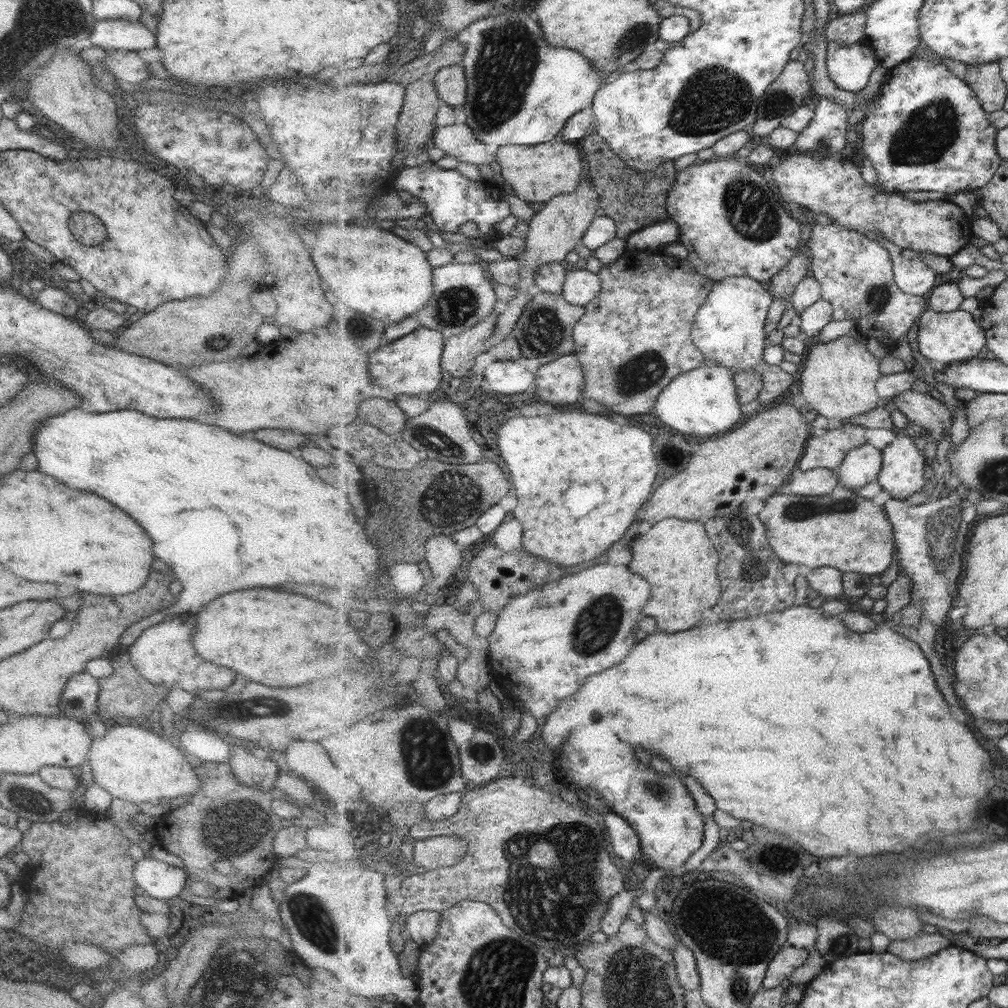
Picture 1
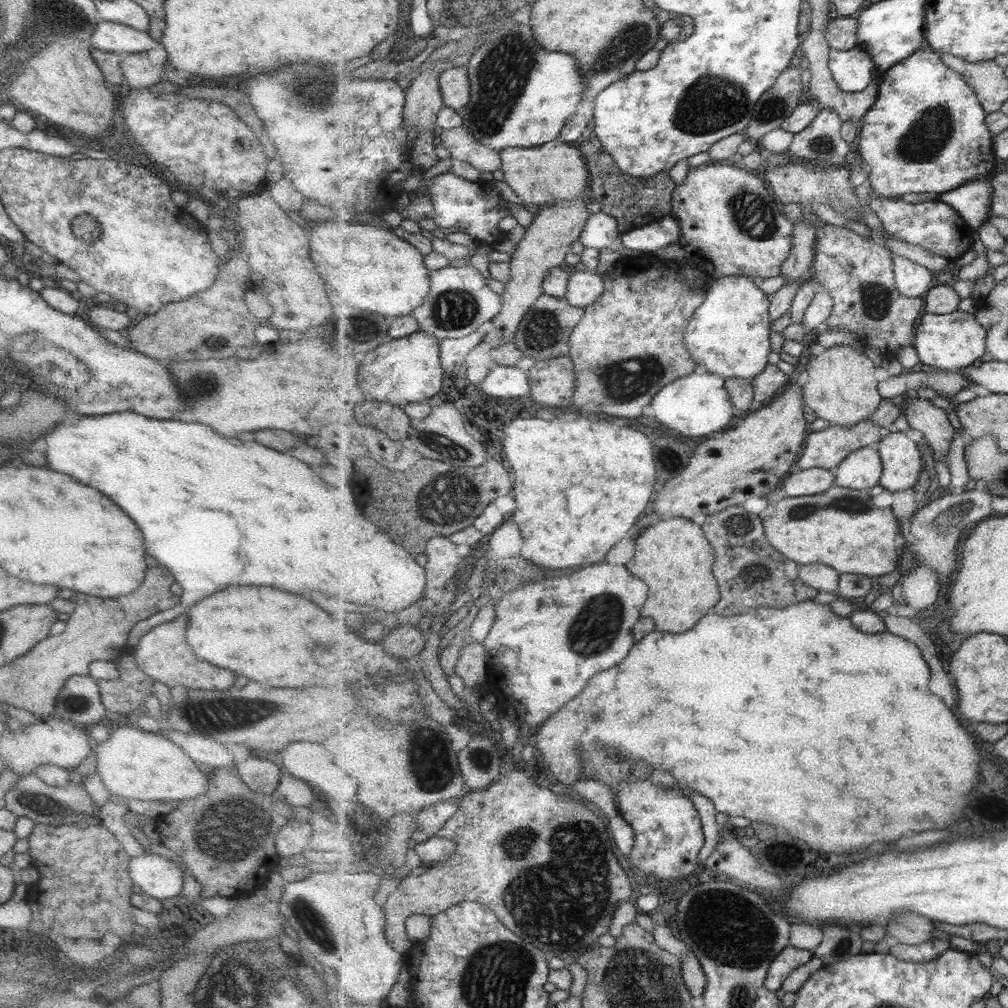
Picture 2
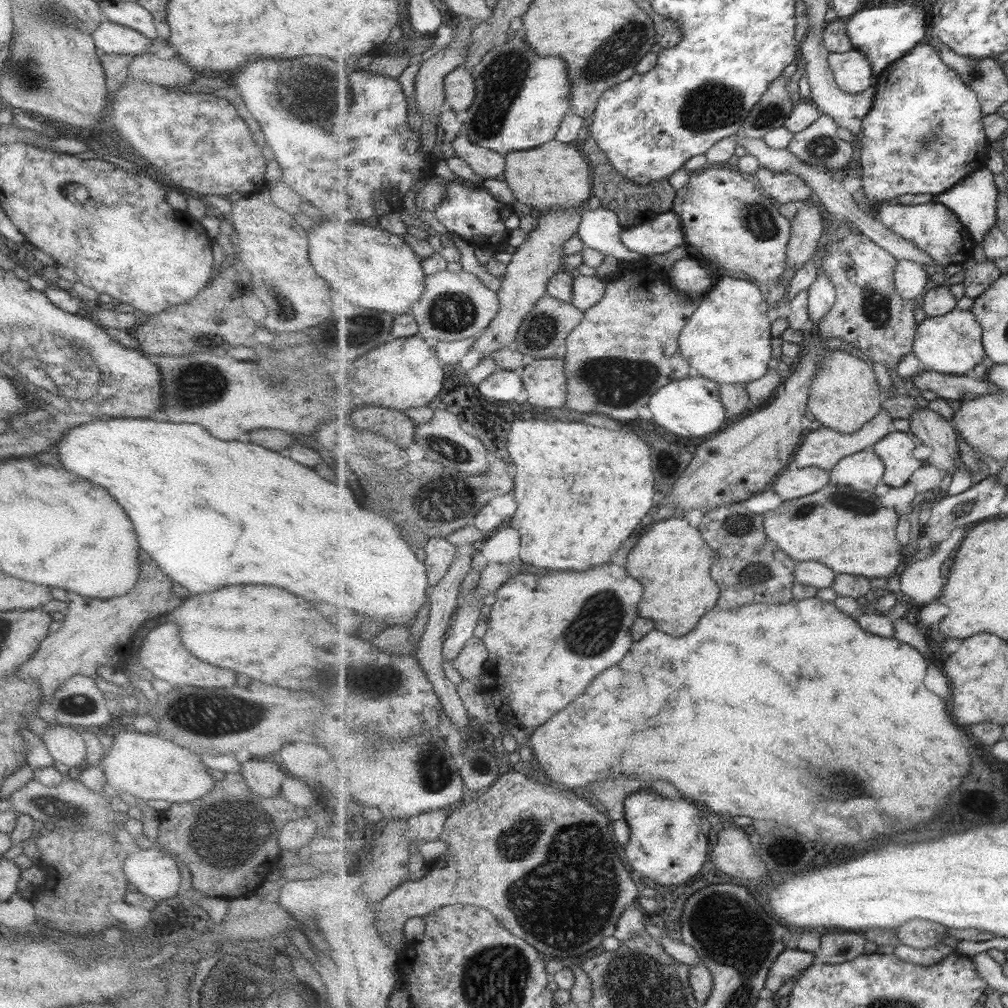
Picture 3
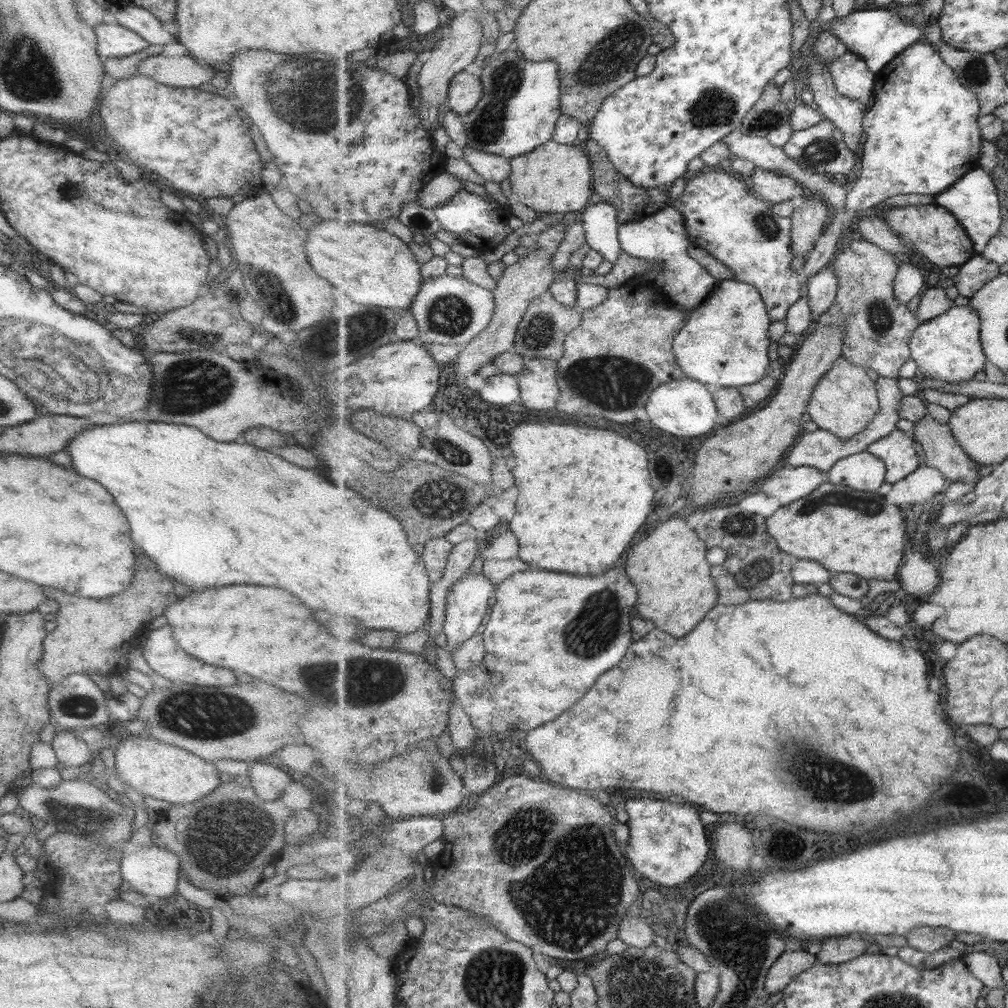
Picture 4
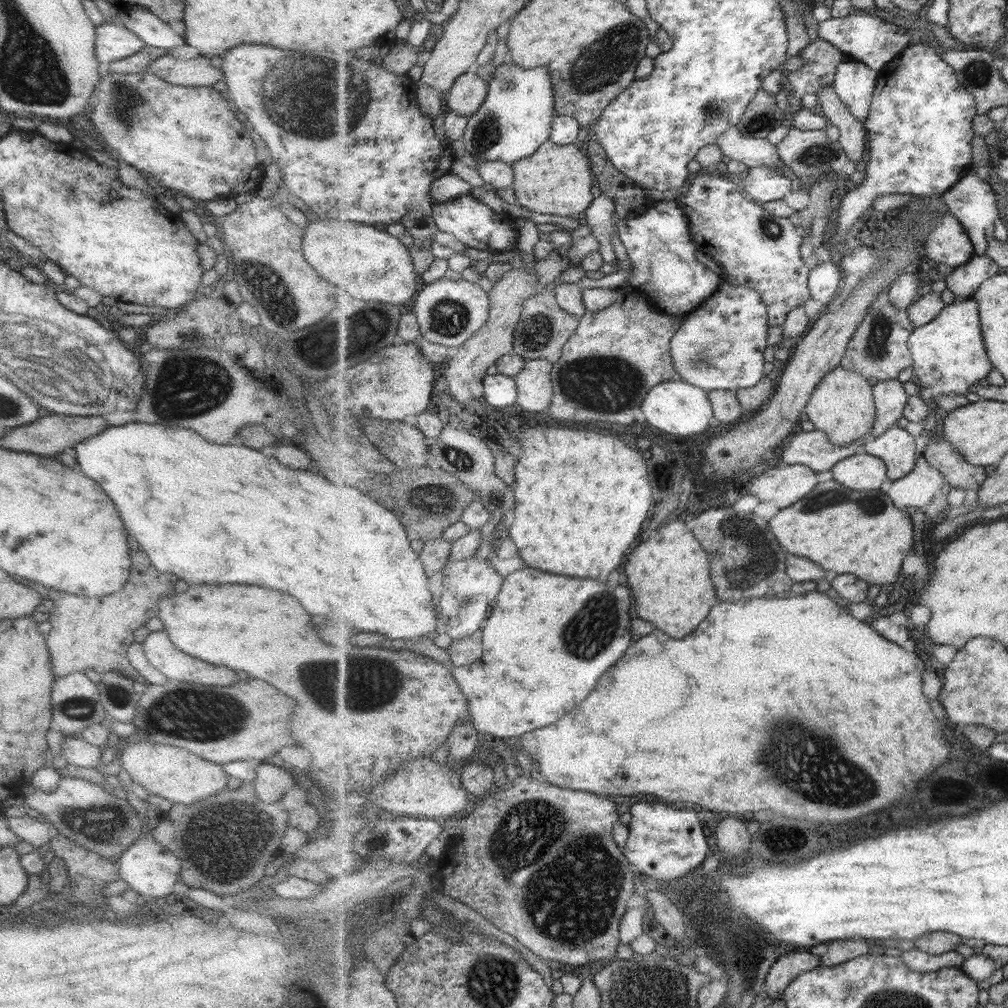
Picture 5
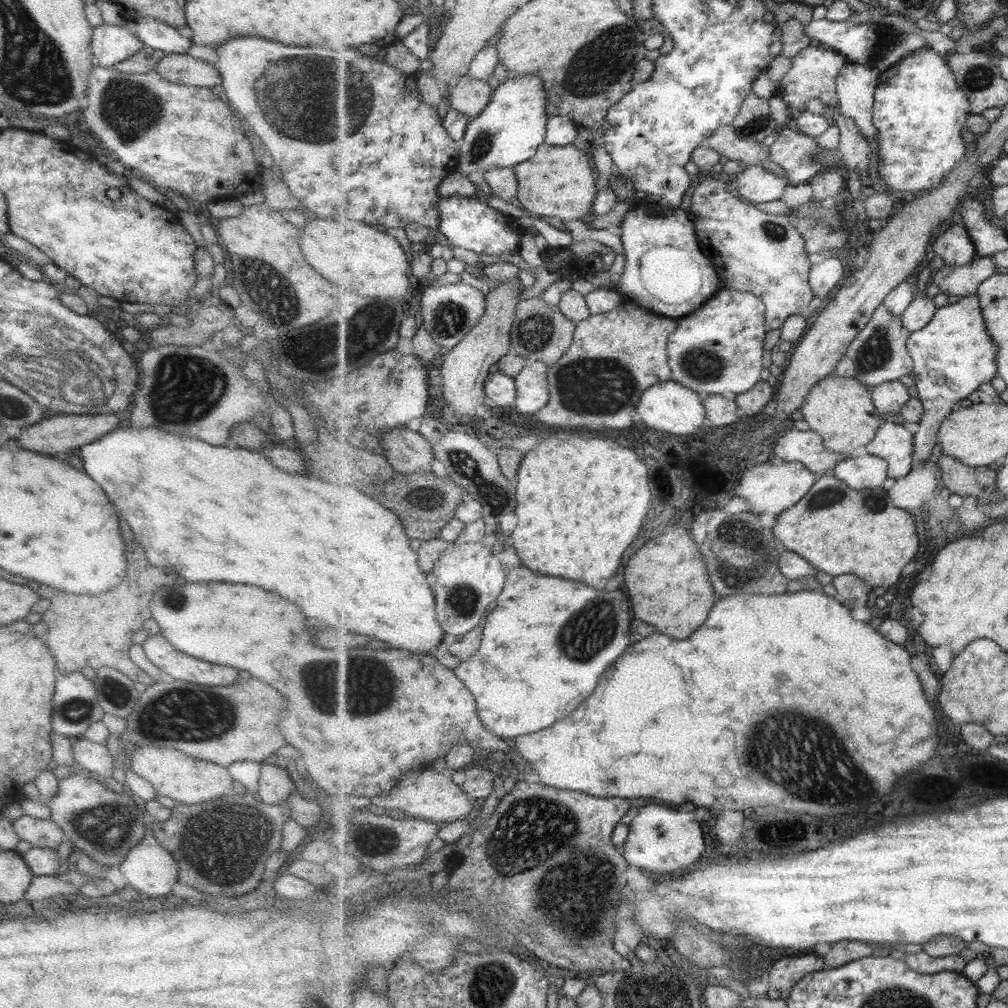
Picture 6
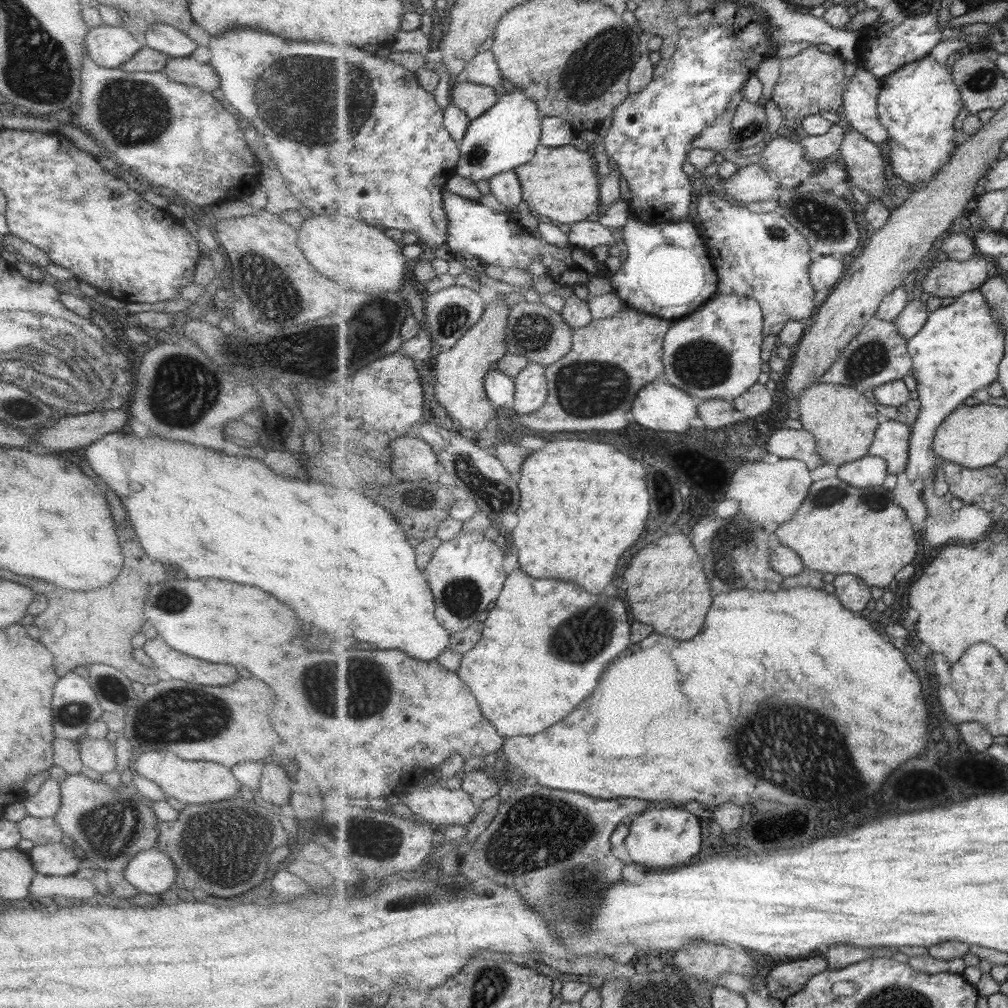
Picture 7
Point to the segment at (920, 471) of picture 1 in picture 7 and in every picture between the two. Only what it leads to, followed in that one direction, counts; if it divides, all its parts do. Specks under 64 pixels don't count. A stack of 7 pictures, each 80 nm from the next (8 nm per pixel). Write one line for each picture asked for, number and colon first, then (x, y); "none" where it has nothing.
2: (903, 462)
3: (896, 449)
4: (899, 452)
5: (897, 447)
6: (894, 443)
7: (893, 438)

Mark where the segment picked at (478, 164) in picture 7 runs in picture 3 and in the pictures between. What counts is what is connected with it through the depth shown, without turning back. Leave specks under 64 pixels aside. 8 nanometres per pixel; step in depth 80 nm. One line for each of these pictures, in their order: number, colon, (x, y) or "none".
3: (522, 97)
4: (519, 111)
5: (517, 117)
6: (510, 131)

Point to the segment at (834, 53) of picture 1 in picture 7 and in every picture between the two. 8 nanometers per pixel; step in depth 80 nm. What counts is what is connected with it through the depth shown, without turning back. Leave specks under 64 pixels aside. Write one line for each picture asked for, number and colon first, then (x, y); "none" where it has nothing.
2: (854, 70)
3: (854, 73)
4: (853, 78)
5: (855, 82)
6: (857, 85)
7: (861, 92)

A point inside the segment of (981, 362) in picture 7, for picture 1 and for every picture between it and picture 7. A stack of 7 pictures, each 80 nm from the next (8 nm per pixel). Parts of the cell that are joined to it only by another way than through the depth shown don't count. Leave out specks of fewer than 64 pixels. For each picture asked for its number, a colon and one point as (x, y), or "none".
1: (944, 338)
2: (954, 341)
3: (953, 344)
4: (950, 348)
5: (950, 355)
6: (954, 354)

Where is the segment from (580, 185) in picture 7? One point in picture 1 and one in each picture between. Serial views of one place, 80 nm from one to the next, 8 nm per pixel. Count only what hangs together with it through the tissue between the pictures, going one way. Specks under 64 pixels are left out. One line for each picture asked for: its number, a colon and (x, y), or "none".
1: (538, 173)
2: (542, 175)
3: (554, 176)
4: (555, 177)
5: (557, 179)
6: (559, 181)

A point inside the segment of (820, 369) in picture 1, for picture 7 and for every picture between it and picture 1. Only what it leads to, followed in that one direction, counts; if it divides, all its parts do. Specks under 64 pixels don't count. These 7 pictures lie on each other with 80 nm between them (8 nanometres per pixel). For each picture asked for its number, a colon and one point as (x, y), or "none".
2: (841, 387)
3: (845, 394)
4: (846, 400)
5: (842, 406)
6: (840, 409)
7: (845, 423)

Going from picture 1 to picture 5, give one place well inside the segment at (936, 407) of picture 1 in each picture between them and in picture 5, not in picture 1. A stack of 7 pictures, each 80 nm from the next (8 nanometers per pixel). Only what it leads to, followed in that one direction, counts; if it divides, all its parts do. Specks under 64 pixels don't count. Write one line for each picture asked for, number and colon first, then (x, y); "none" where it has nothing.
2: (933, 422)
3: (933, 430)
4: (943, 452)
5: (941, 453)

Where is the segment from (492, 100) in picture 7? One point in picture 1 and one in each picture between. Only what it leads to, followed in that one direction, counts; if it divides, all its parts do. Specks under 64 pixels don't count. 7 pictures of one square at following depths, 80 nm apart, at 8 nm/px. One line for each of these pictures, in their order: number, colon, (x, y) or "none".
1: (451, 82)
2: (454, 82)
3: (460, 86)
4: (466, 90)
5: (469, 92)
6: (469, 95)

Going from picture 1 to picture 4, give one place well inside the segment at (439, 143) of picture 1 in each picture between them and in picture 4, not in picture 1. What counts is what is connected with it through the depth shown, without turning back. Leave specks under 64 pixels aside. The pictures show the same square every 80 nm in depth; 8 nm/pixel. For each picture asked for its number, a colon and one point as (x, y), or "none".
2: (460, 142)
3: (485, 162)
4: (494, 168)

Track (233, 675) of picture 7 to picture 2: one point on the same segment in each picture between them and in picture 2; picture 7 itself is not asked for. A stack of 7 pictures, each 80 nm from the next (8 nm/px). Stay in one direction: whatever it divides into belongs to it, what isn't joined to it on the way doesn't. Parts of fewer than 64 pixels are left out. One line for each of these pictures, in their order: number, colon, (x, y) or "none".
2: (162, 653)
3: (162, 653)
4: (162, 654)
5: (159, 651)
6: (158, 651)

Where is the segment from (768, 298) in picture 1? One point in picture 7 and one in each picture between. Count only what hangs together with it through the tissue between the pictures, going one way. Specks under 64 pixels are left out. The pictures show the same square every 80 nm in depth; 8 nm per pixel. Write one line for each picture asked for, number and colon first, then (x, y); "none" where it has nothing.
2: (730, 335)
3: (729, 339)
4: (726, 343)
5: (722, 345)
6: (719, 349)
7: (715, 353)

